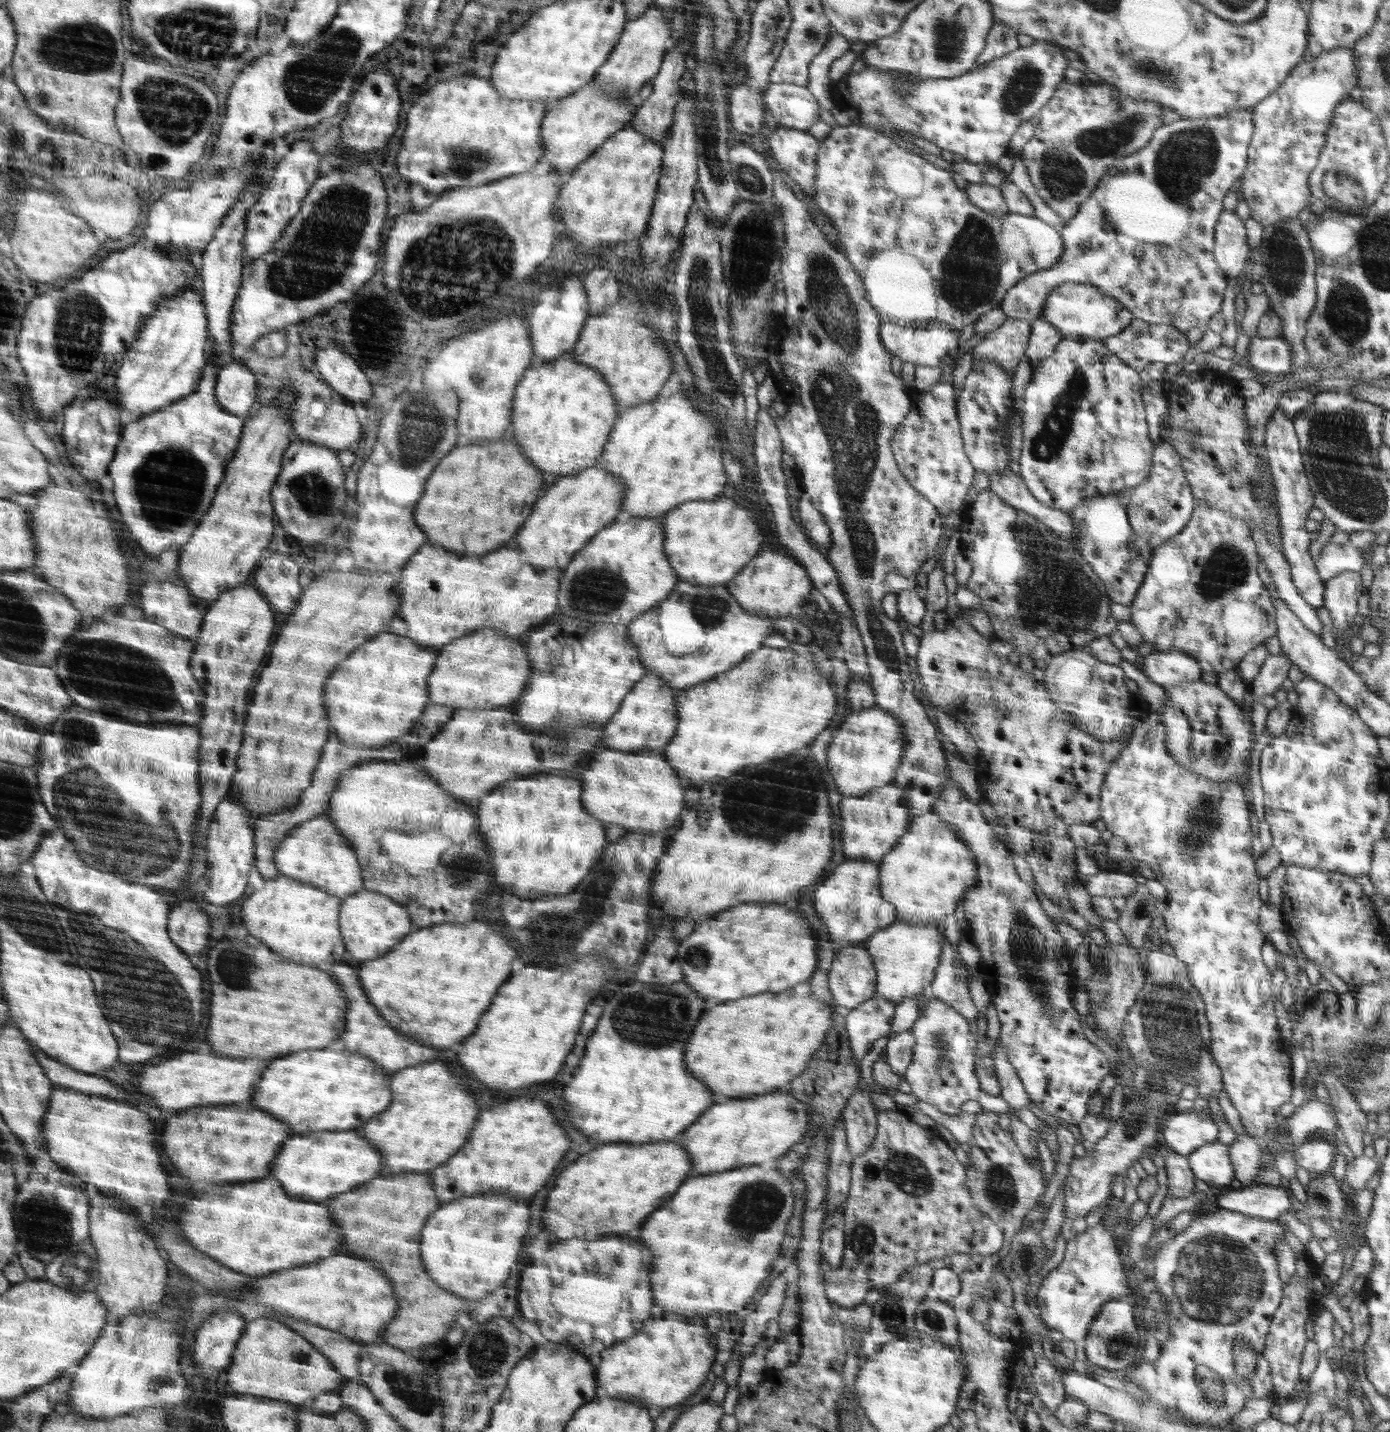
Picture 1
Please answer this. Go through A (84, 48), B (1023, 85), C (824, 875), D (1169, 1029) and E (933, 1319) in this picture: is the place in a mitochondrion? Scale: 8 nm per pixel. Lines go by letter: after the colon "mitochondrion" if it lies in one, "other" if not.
A: mitochondrion
B: mitochondrion
C: other
D: mitochondrion
E: mitochondrion

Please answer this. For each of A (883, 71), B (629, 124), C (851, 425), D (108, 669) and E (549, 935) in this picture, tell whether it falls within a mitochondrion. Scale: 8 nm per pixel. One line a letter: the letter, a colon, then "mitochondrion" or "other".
A: other
B: other
C: mitochondrion
D: mitochondrion
E: mitochondrion

